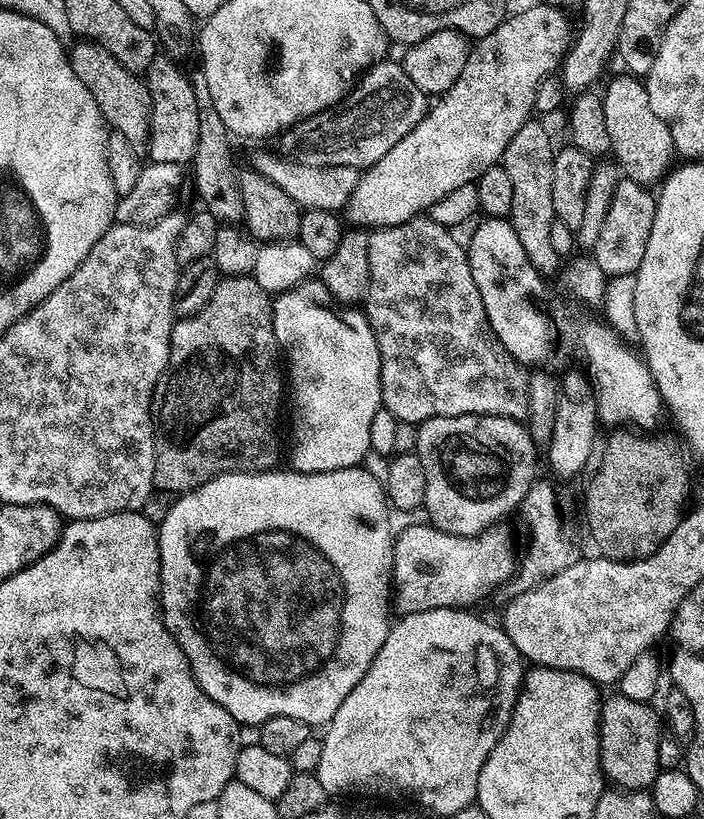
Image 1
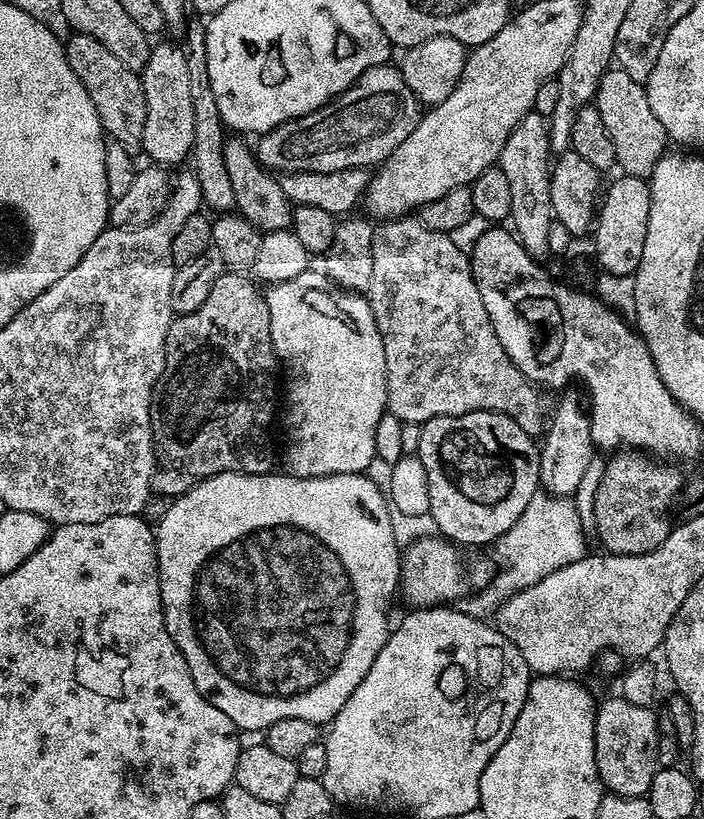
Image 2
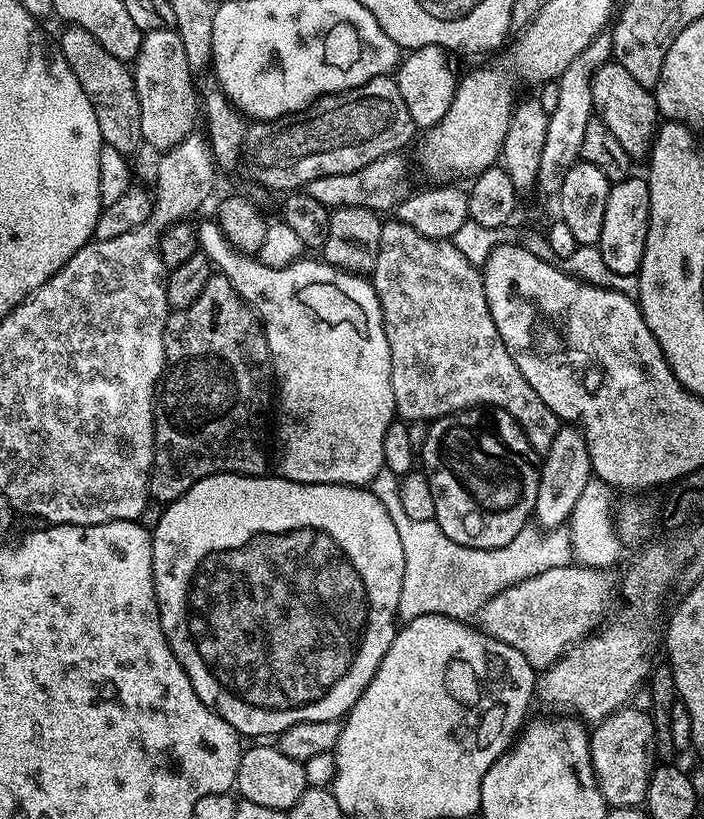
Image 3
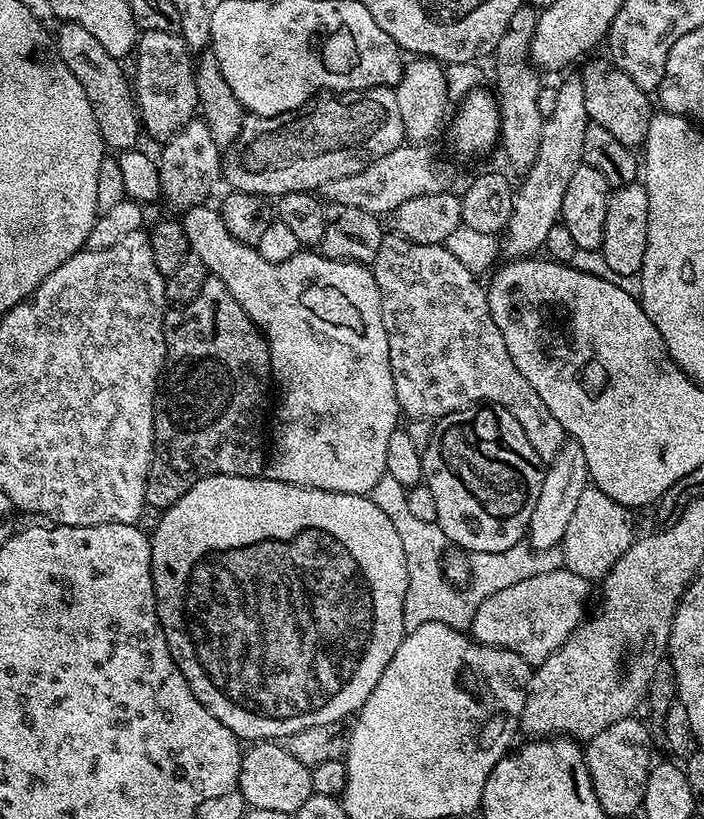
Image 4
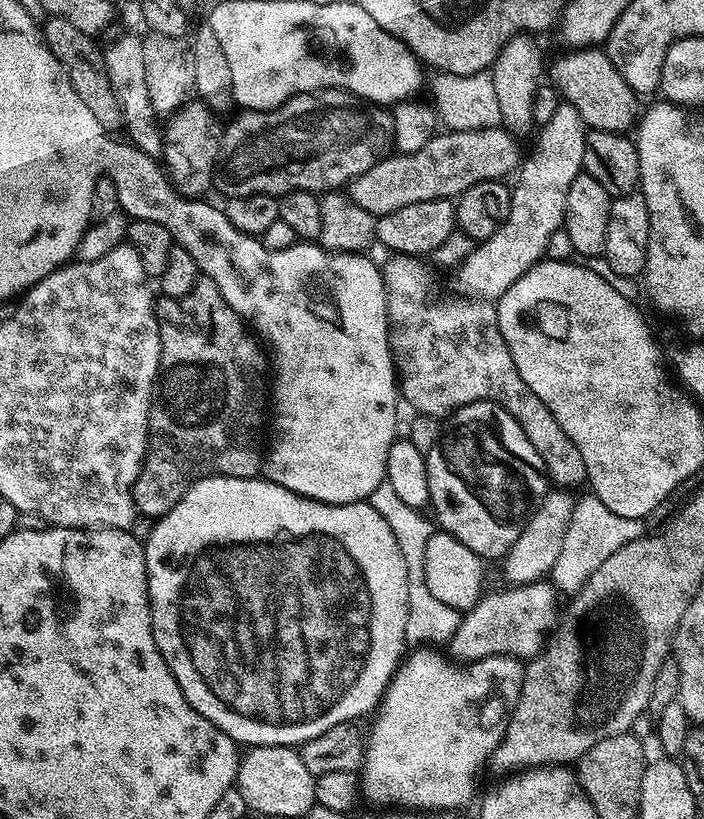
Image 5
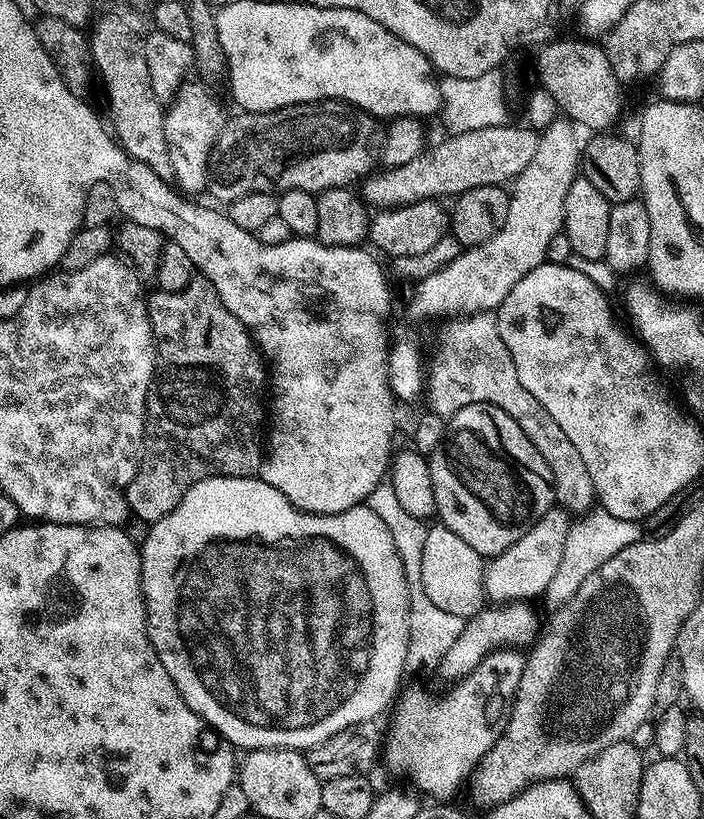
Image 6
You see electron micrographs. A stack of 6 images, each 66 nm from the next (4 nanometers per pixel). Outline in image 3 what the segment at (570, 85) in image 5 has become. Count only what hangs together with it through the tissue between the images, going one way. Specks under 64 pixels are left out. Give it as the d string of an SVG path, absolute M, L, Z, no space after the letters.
M603 64L592 79L592 107L595 115L604 121L604 125L618 138L618 146L633 161L640 160L652 151L652 141L658 127L656 97L638 82L620 64Z

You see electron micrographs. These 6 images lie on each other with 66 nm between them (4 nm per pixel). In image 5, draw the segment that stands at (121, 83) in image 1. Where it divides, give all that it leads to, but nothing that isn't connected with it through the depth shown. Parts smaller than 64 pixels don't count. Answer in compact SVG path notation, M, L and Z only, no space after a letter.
M54 16L44 20L42 31L44 47L52 51L54 58L58 58L65 74L70 78L70 86L78 90L78 98L82 98L82 102L90 106L92 120L98 122L98 126L105 133L116 134L116 131L119 133L124 126L124 115L114 92L114 86L110 84L110 74L106 70L101 45L96 45L99 43L93 37L82 34L78 26L66 22L66 18Z

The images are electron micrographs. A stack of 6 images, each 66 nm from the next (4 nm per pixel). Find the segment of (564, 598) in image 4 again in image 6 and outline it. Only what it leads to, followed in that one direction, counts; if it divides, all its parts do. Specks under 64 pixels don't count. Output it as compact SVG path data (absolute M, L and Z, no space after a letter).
M504 602L499 606L484 606L476 616L465 619L461 634L440 660L438 672L441 672L448 682L455 682L463 676L470 675L491 652L504 649L524 650L535 644L542 628L542 620L540 624L535 610L528 604L531 603Z

